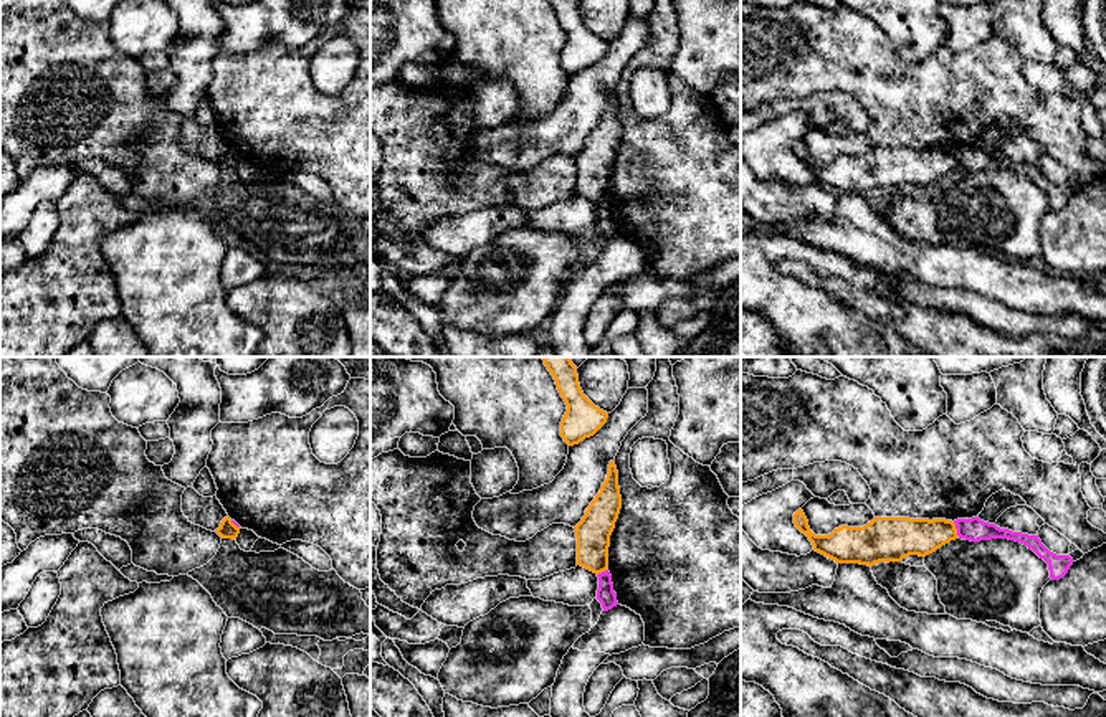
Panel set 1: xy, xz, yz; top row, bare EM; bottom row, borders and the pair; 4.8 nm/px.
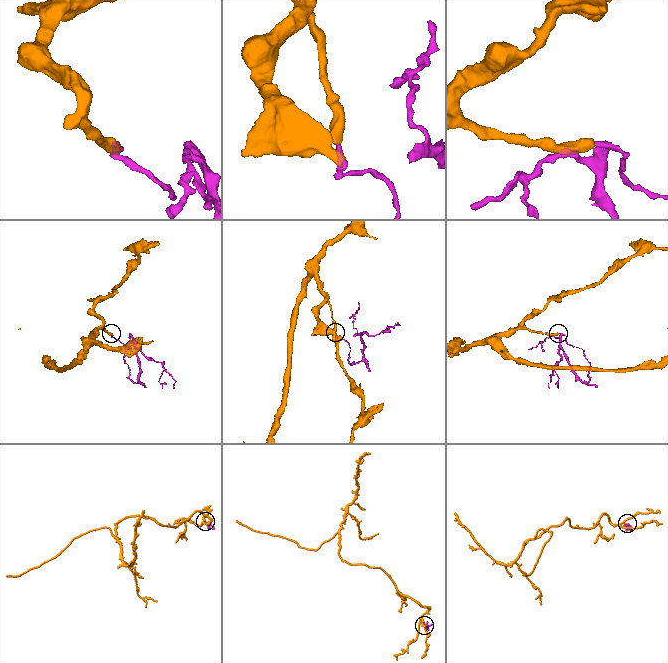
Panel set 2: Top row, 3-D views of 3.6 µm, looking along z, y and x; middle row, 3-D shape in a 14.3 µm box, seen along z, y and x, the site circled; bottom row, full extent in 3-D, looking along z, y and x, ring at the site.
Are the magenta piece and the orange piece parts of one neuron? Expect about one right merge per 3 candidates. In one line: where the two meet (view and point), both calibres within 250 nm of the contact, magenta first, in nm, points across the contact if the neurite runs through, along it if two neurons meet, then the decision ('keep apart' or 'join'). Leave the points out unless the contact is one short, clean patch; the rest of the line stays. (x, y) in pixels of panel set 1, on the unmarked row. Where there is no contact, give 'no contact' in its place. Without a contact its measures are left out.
meets magenta in yz at (956, 157); 120 nm thick on the magenta side, 180 nm on the other; border along yz (953, 152), (959, 166); keep apart

